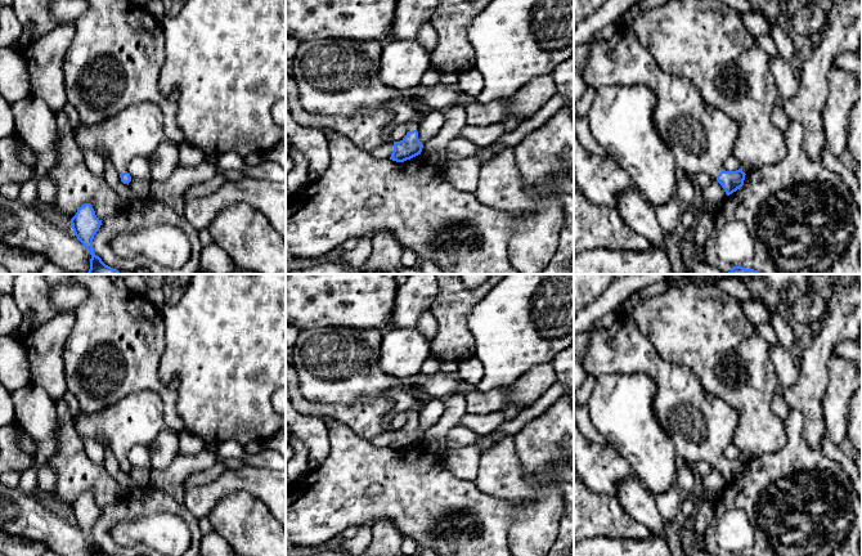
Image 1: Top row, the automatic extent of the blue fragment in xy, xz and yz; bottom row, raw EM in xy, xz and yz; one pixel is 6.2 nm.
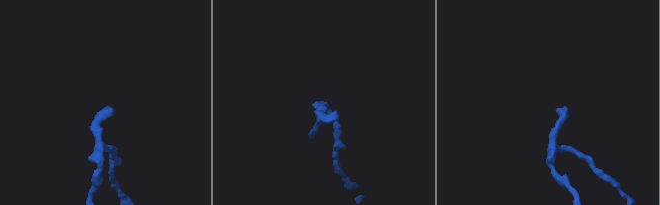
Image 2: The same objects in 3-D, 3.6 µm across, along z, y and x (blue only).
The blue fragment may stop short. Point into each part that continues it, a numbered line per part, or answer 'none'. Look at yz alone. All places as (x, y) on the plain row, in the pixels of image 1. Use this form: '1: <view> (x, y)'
1: yz (700, 425)

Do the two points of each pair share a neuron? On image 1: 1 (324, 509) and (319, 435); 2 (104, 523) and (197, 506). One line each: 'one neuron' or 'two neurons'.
1: two neurons
2: two neurons

